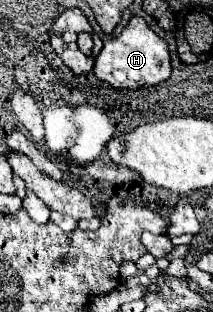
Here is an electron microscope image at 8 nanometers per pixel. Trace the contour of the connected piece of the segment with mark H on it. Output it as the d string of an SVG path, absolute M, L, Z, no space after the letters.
M132 17L120 37L104 41L102 53L96 57L94 73L100 81L110 83L116 89L138 89L144 85L158 85L172 75L168 43L160 39L142 17Z

